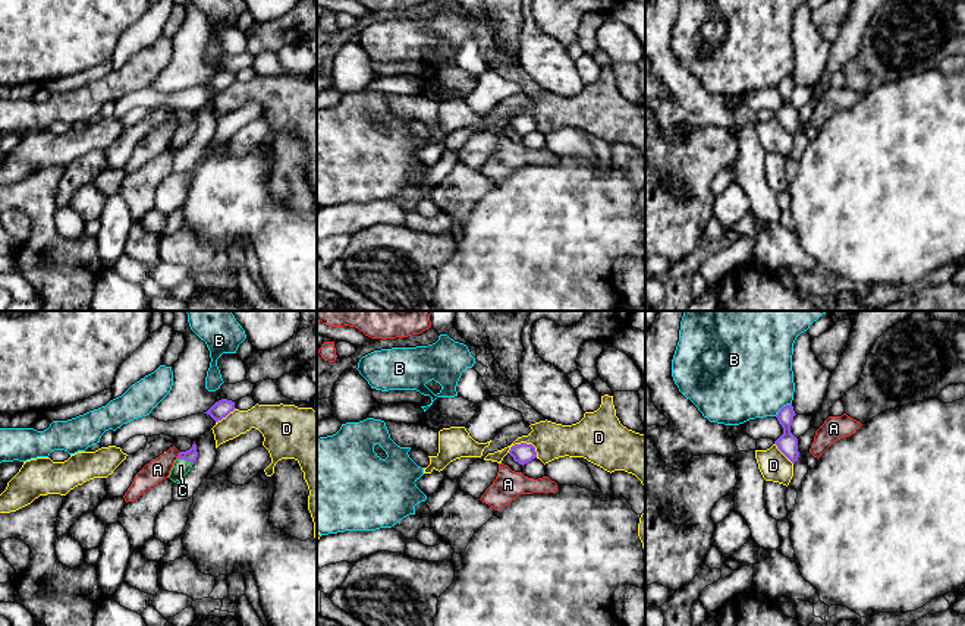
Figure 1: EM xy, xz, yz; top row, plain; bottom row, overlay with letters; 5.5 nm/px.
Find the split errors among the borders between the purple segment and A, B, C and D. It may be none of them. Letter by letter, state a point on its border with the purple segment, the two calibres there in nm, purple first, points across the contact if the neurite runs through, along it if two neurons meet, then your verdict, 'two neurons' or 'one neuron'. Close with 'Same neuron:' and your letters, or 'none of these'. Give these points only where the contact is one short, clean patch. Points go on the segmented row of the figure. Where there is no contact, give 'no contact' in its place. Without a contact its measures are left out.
A: meets purple in xy at (179, 455); 70 nm thick on the purple side, 120 nm on the other; border along xy (181, 452), (176, 458); two neurons
B: meets purple in yz at (782, 408); 110 nm thick on the purple side, 460 nm on the other; two neurons
C: meets purple in xy at (185, 459); 70 nm thick on the purple side, 90 nm on the other; runs through xy (191, 455), (185, 459), (181, 466); one neuron
D: meets purple in xz at (525, 443); 120 nm thick on the purple side, 200 nm on the other; border along xz (508, 452), (515, 444), (530, 443), (537, 456); two neurons
Same neuron: C

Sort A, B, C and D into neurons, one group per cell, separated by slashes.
A / B / C / D

